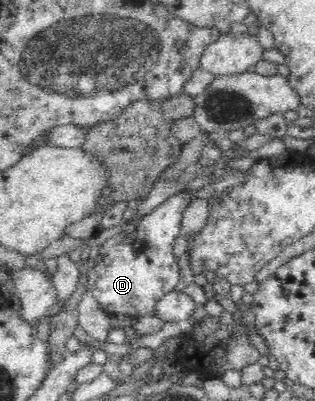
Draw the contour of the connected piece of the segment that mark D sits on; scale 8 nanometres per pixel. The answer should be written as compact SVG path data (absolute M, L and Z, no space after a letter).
M184 189L177 192L136 221L135 231L132 234L127 235L120 231L101 246L100 253L96 258L96 266L89 272L88 291L107 314L125 315L133 318L153 316L156 304L168 292L176 290L176 286L180 284L180 266L178 266L179 258L174 255L174 243L181 232L183 212L189 204L192 204L193 200L196 200L196 198L192 198L194 198L194 192L190 190Z

